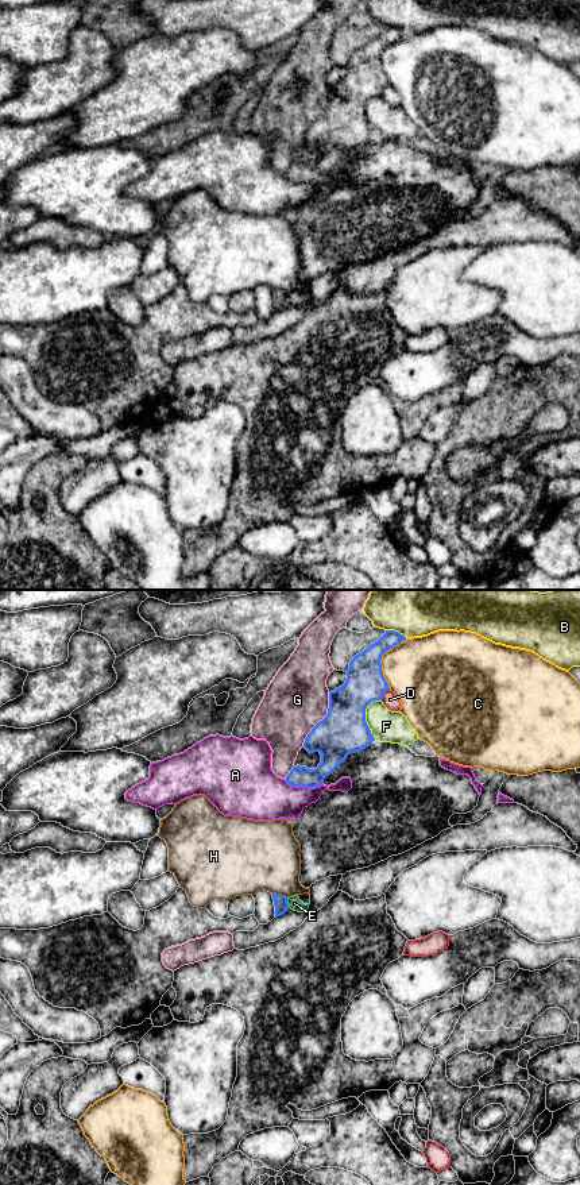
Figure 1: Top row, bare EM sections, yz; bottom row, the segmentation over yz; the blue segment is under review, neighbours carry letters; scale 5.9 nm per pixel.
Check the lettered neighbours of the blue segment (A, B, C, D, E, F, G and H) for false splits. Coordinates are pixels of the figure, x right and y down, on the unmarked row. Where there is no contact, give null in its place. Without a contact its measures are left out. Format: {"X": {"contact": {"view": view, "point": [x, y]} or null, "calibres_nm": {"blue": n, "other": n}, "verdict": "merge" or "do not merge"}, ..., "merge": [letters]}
{"A": {"contact": {"view": "yz", "point": [302, 181]}, "calibres_nm": {"blue": 140, "other": 300}, "verdict": "do not merge"}, "B": {"contact": {"view": "yz", "point": [397, 27]}, "calibres_nm": {"blue": 140, "other": 190}, "verdict": "do not merge"}, "C": {"contact": {"view": "yz", "point": [381, 54]}, "calibres_nm": {"blue": 220, "other": 400}, "verdict": "do not merge"}, "D": {"contact": {"view": "yz", "point": [383, 89]}, "calibres_nm": {"blue": 220, "other": 90}, "verdict": "do not merge"}, "E": {"contact": {"view": "yz", "point": [287, 298]}, "calibres_nm": {"blue": 80, "other": 80}, "verdict": "do not merge"}, "F": {"contact": {"view": "yz", "point": [364, 111]}, "calibres_nm": {"blue": 280, "other": 190}, "verdict": "do not merge"}, "G": {"contact": {"view": "yz", "point": [323, 115]}, "calibres_nm": {"blue": 280, "other": 380}, "verdict": "do not merge"}, "H": {"contact": {"view": "yz", "point": [279, 290]}, "calibres_nm": {"blue": 80, "other": 400}, "verdict": "do not merge"}, "merge": []}

